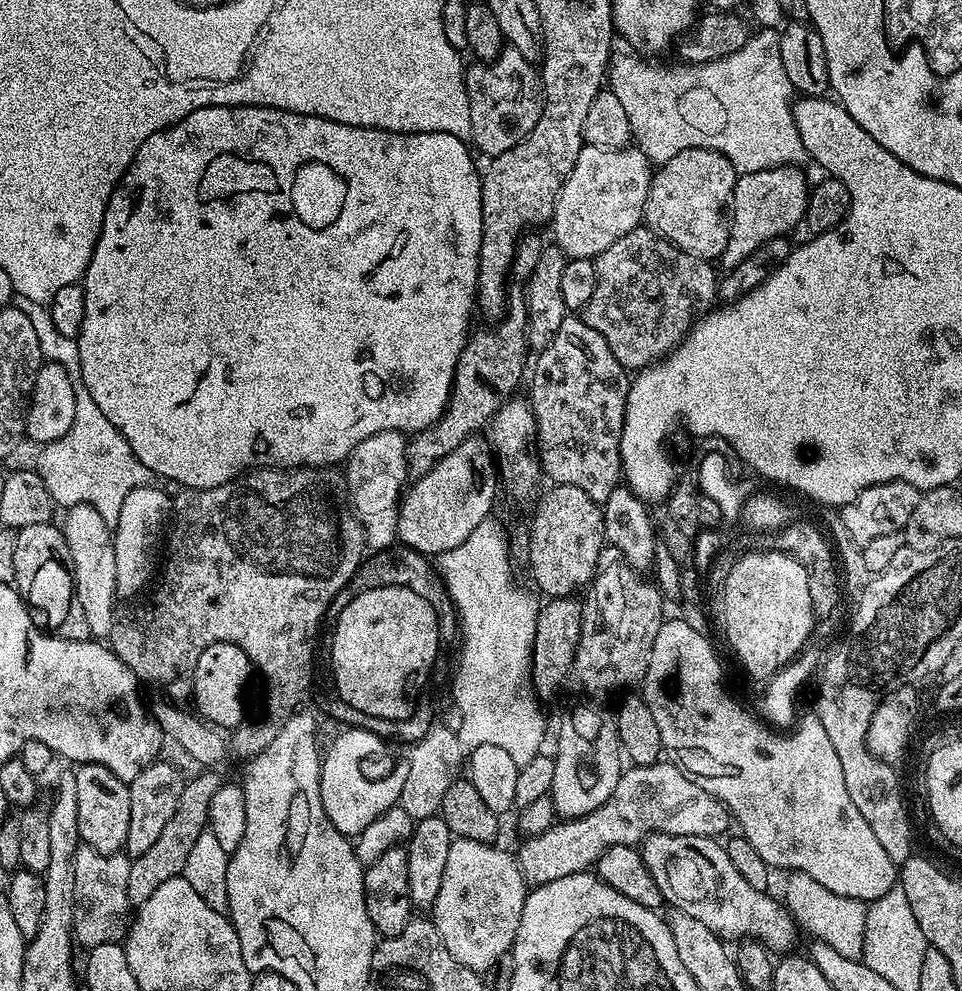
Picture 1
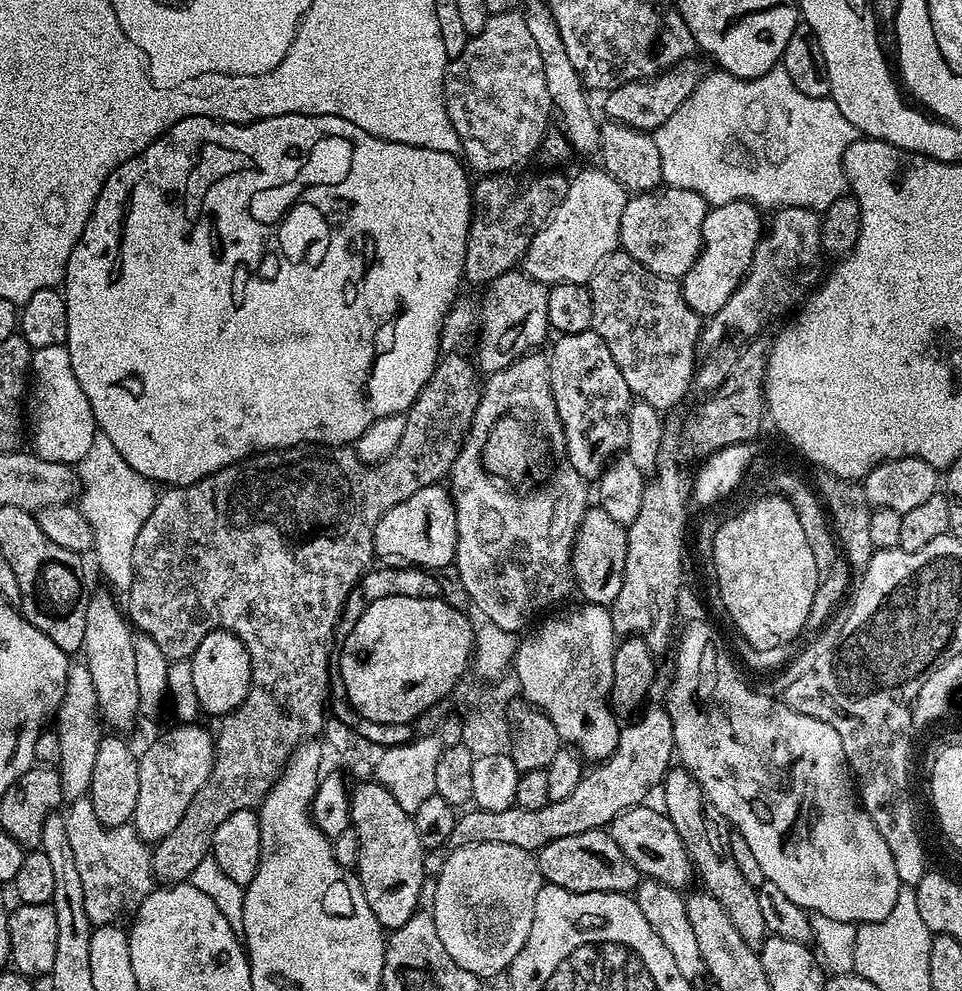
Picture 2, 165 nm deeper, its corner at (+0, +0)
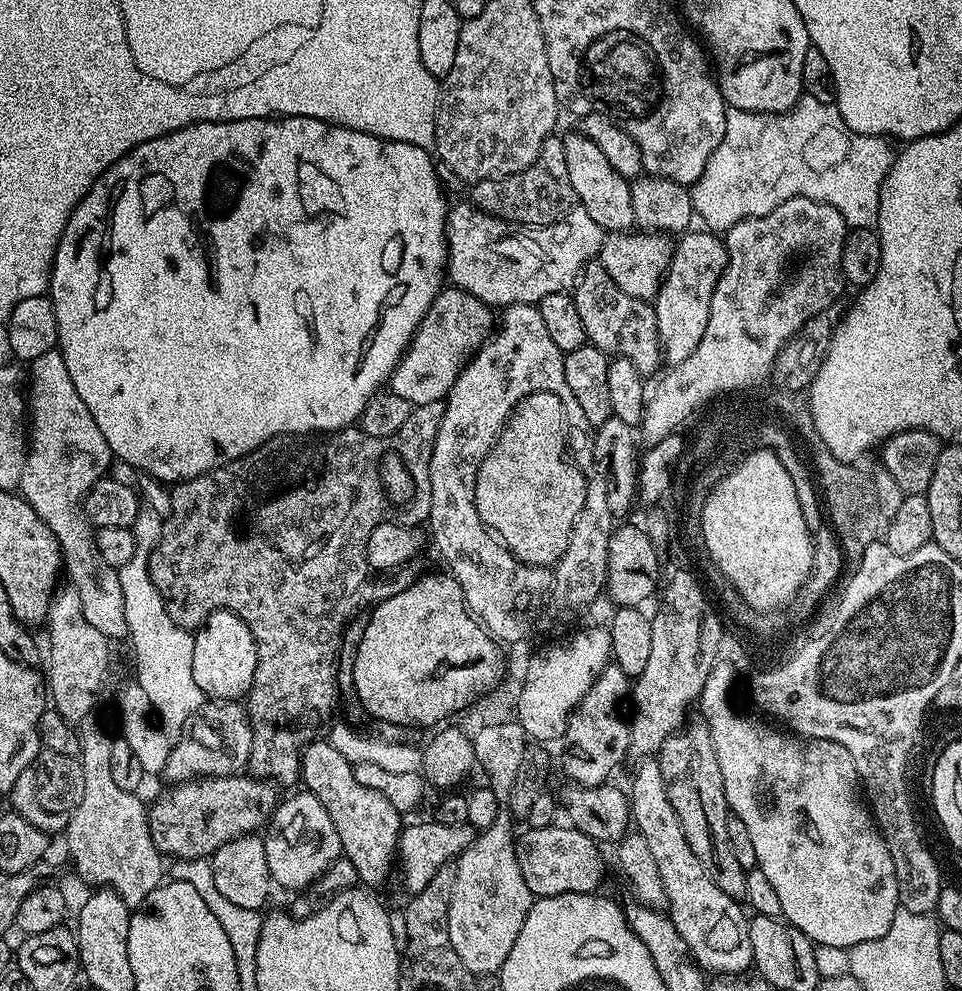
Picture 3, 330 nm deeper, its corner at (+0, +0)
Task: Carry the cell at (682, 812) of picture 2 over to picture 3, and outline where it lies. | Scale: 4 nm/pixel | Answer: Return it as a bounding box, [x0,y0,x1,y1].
[658,724,748,901]

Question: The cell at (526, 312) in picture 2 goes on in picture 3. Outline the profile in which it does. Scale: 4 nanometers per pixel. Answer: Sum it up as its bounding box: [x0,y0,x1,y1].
[390,286,494,406]

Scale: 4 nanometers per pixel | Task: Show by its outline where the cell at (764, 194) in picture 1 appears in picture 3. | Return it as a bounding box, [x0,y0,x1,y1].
[654,230,728,366]

